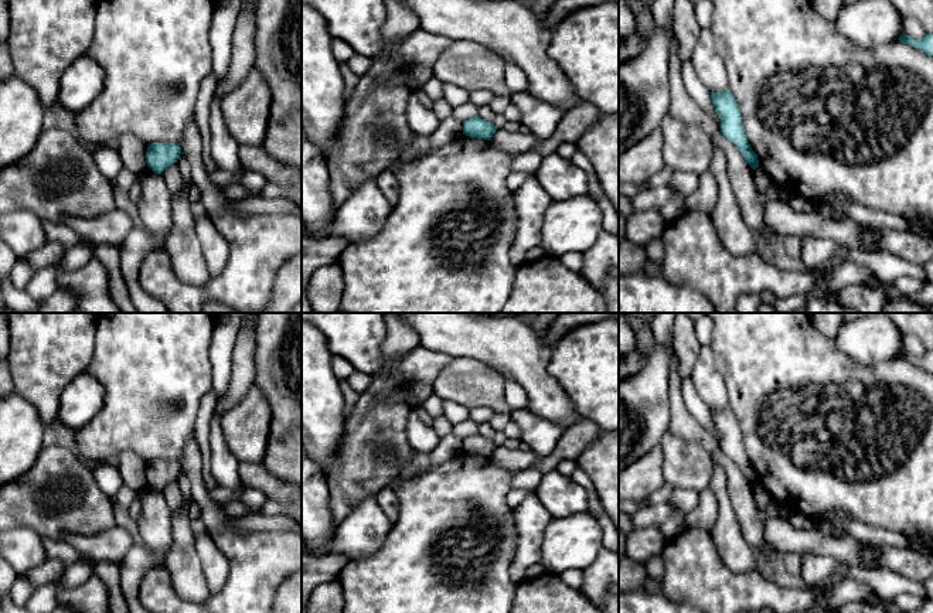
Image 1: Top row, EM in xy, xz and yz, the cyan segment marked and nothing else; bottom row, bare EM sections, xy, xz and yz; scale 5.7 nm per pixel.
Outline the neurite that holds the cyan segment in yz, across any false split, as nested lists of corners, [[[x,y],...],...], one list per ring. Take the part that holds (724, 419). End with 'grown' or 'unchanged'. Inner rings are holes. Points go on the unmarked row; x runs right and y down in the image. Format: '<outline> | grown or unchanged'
[[[729,406],[711,409],[712,422],[721,435],[721,450],[736,463],[746,480],[759,484],[757,471],[752,467],[742,442],[742,432]]] | unchanged

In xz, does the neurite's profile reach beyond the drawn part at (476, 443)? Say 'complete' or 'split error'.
complete

